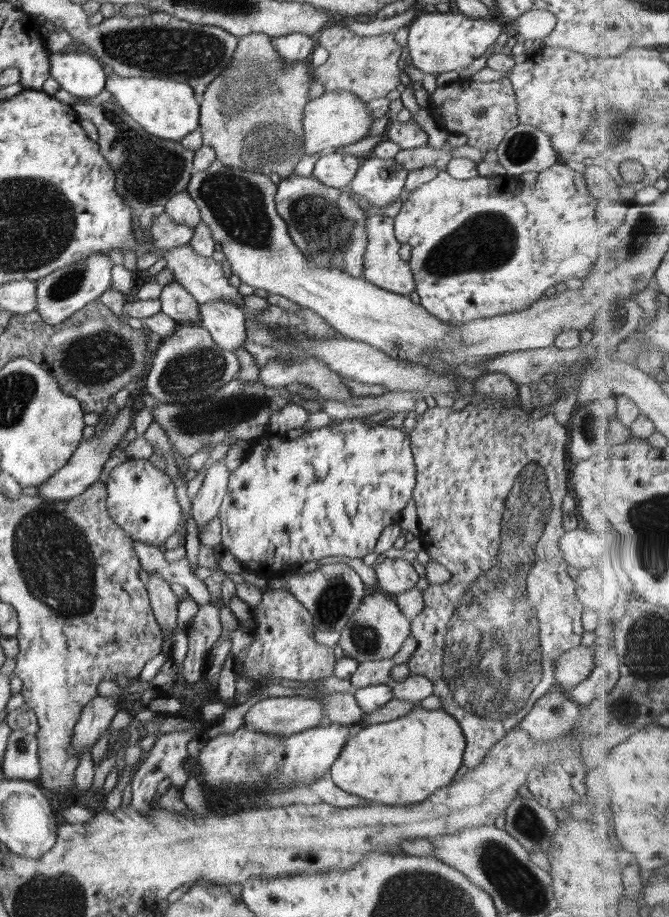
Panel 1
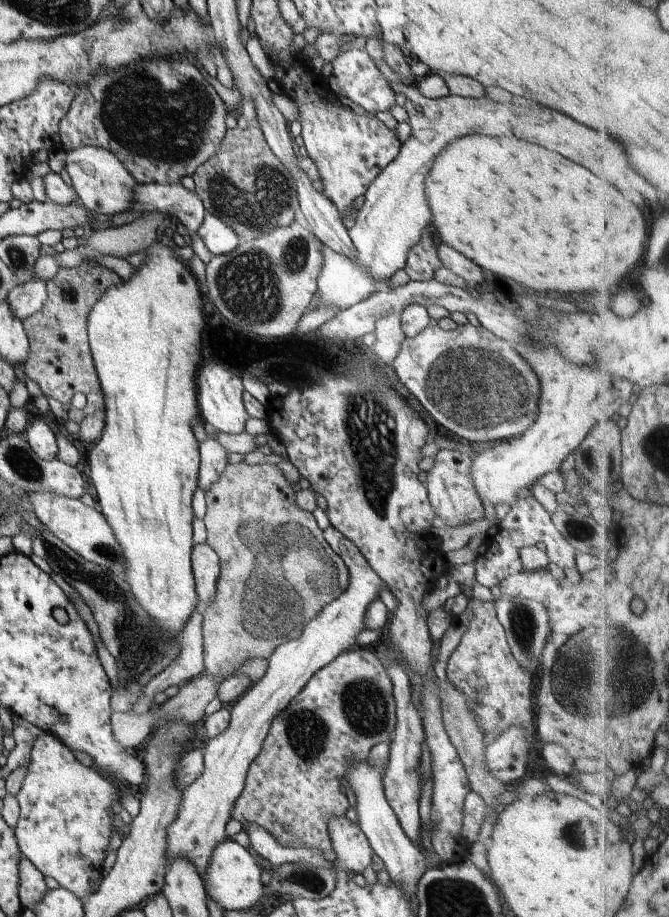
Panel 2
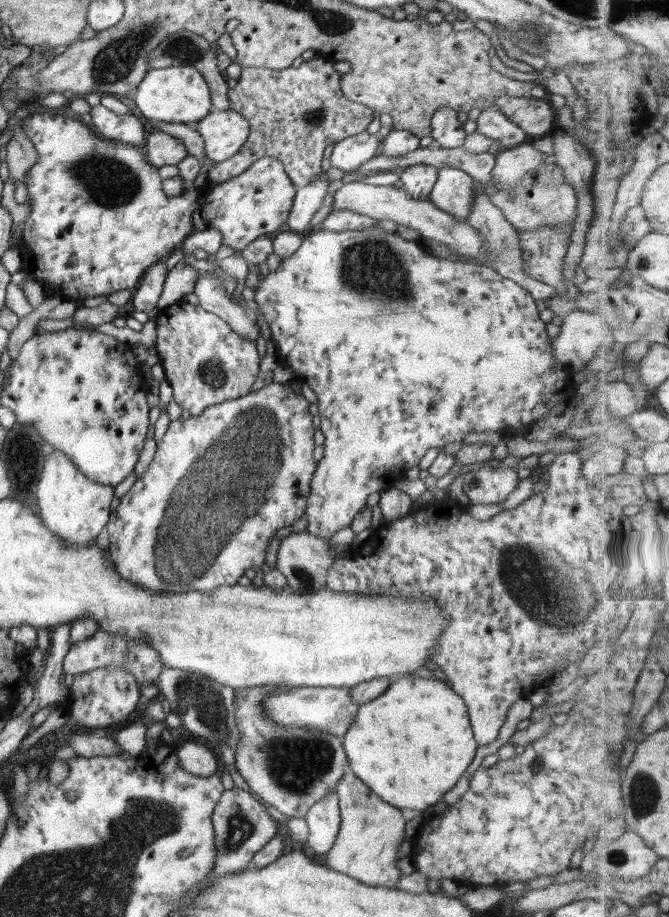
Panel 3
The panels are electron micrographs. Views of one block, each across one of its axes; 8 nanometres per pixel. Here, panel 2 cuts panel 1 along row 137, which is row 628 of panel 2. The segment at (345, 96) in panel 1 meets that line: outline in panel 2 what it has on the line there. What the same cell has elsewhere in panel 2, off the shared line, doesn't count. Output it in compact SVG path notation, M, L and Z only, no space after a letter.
M330 526L323 530L323 536L348 567L350 584L346 592L323 606L318 616L305 624L299 637L276 647L268 659L266 674L249 686L230 711L228 728L206 744L206 752L203 754L204 770L198 780L183 788L176 820L168 828L168 861L188 858L201 877L206 872L208 860L216 846L228 838L226 824L231 819L231 812L240 792L244 790L251 762L268 740L272 720L300 694L321 668L330 664L338 654L356 647L356 638L366 626L366 609L379 598L380 592L386 587L356 544L342 532Z

